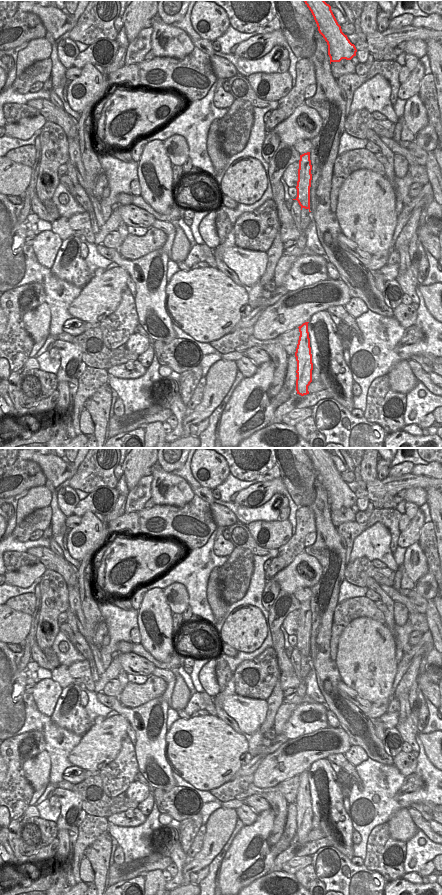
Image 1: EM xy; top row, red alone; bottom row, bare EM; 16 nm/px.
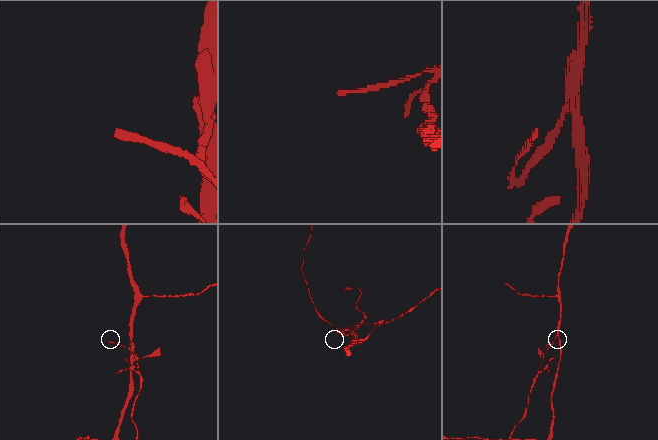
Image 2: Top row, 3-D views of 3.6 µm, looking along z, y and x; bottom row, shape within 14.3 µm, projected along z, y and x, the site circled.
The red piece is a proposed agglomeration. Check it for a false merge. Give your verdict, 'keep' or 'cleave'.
cleave

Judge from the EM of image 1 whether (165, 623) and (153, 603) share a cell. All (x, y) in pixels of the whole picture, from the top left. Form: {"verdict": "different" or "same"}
{"verdict": "same"}

